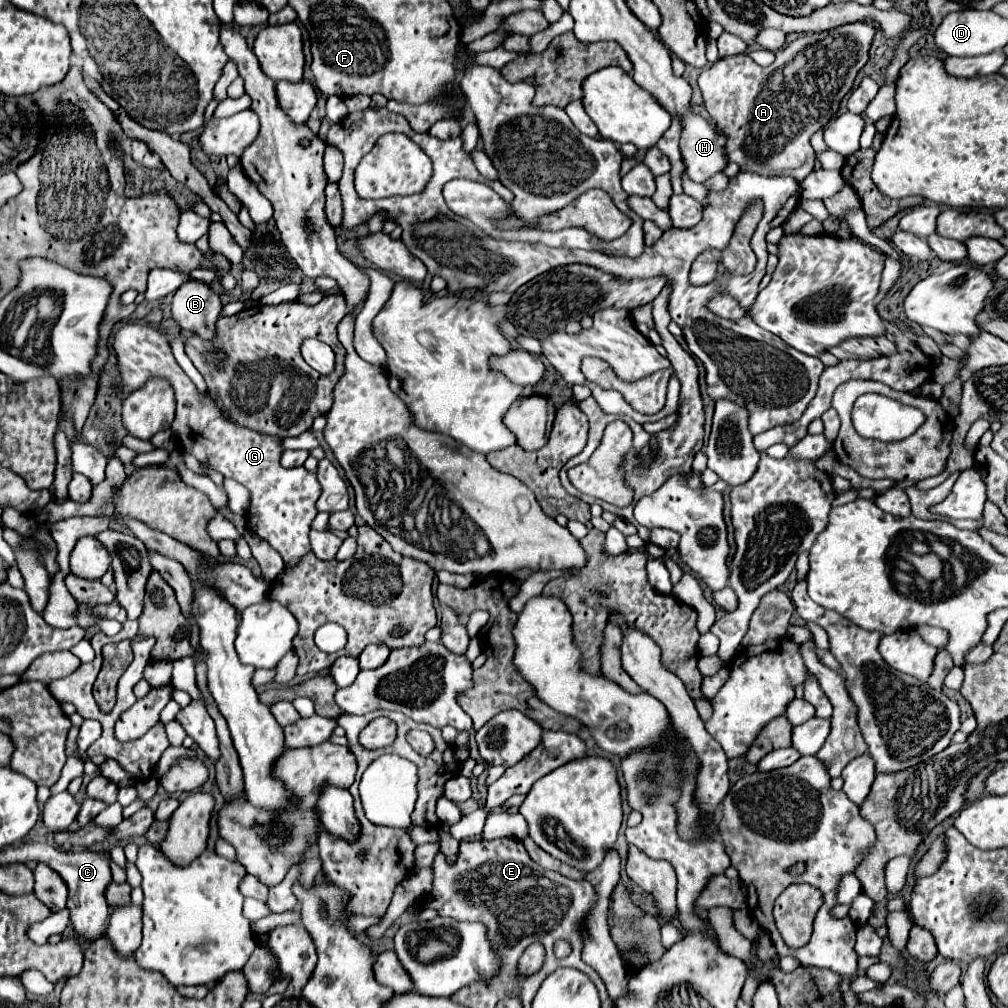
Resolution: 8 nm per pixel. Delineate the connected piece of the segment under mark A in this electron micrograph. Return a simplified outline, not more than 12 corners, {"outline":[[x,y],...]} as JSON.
{"outline":[[875,26],[703,68],[729,162],[803,182]]}

